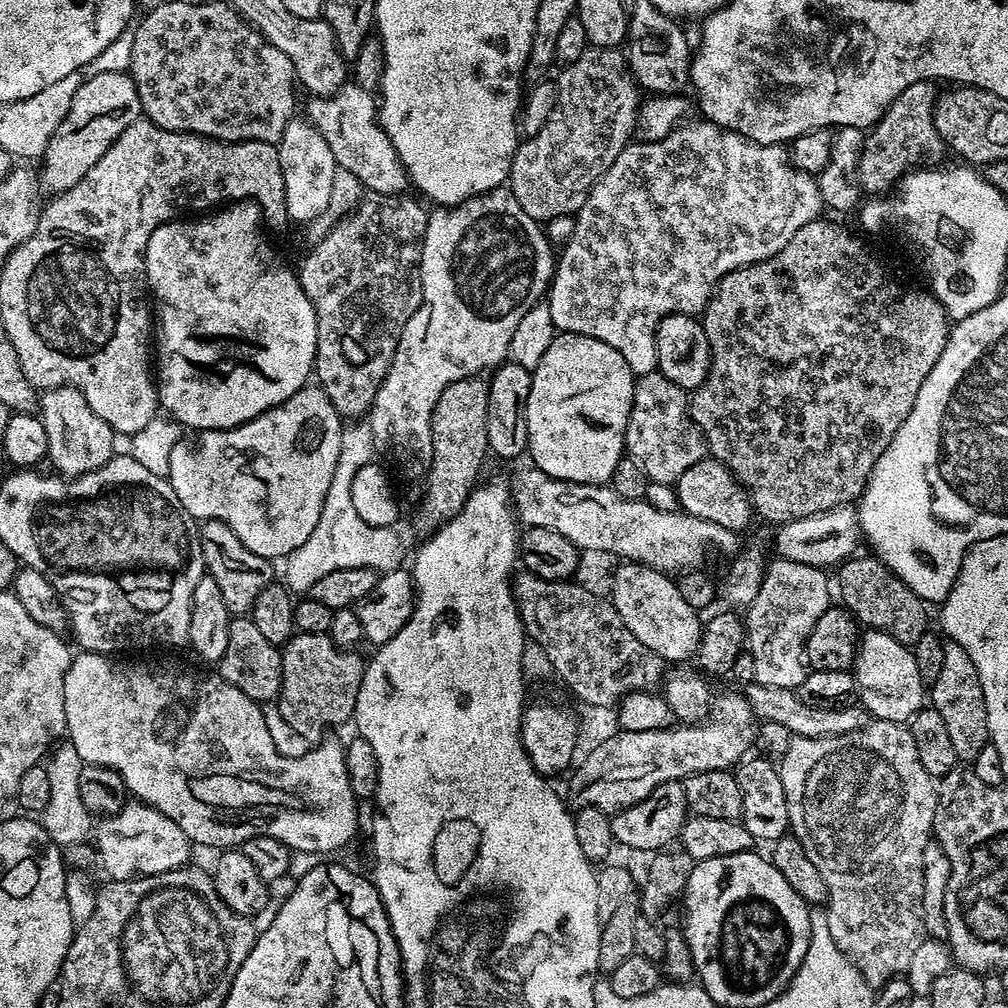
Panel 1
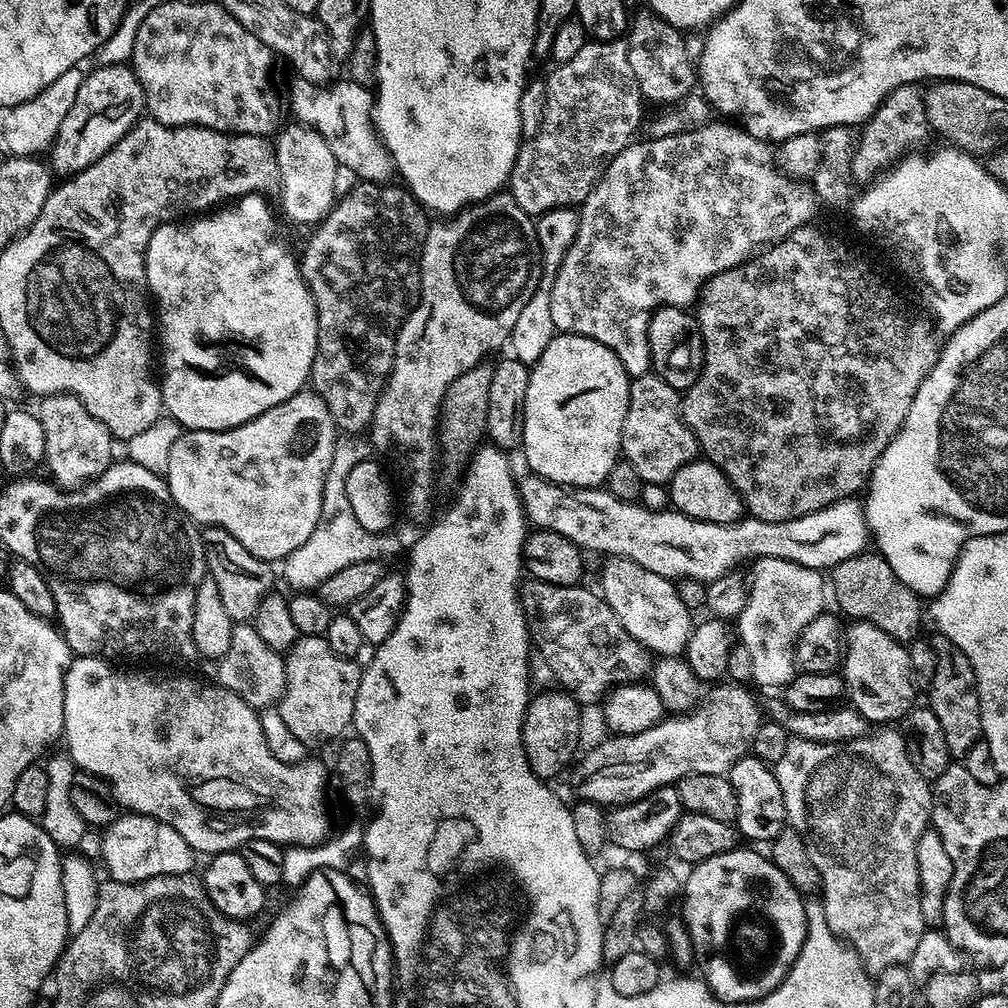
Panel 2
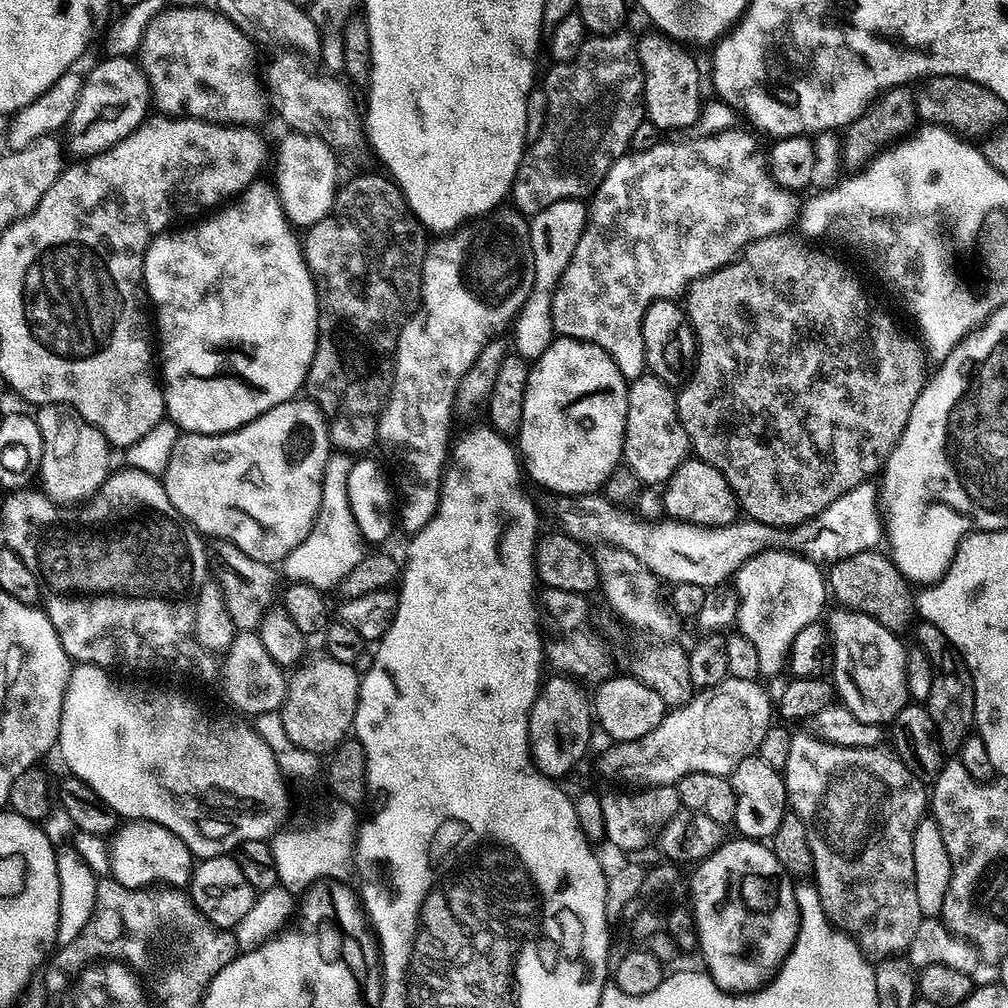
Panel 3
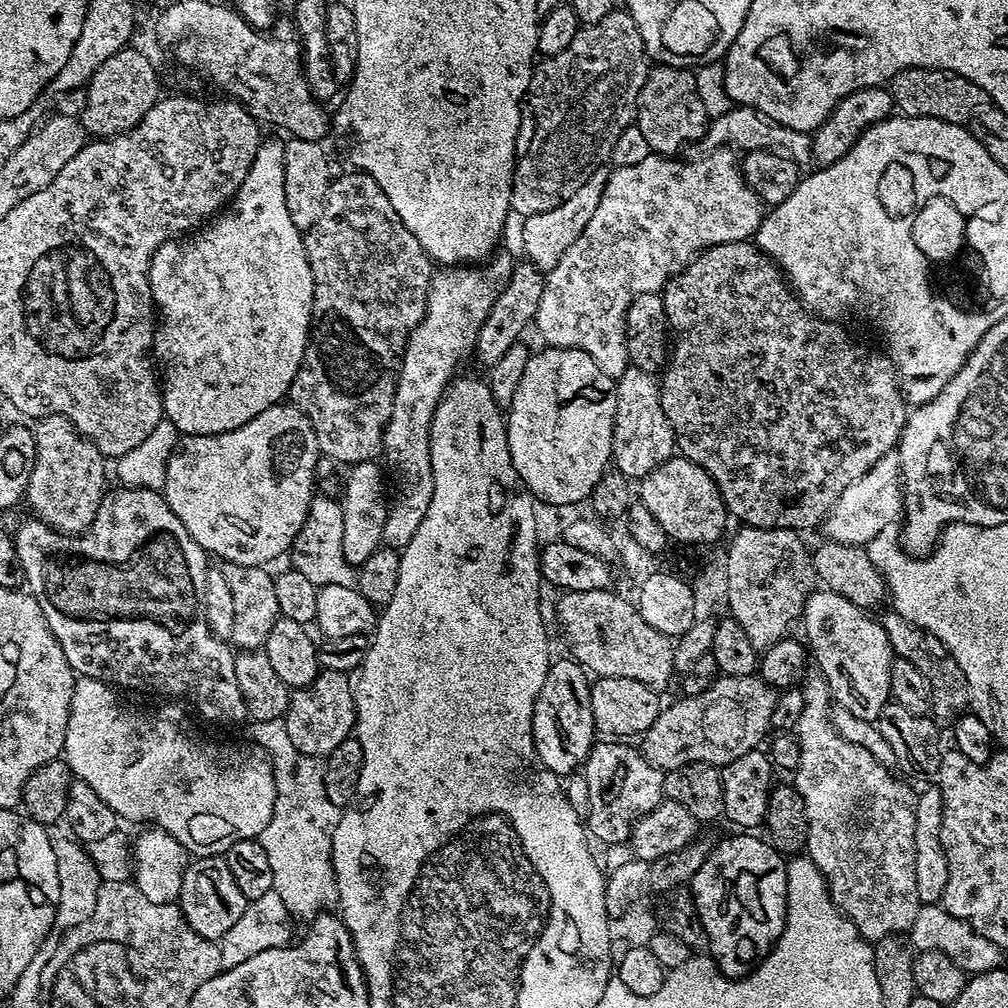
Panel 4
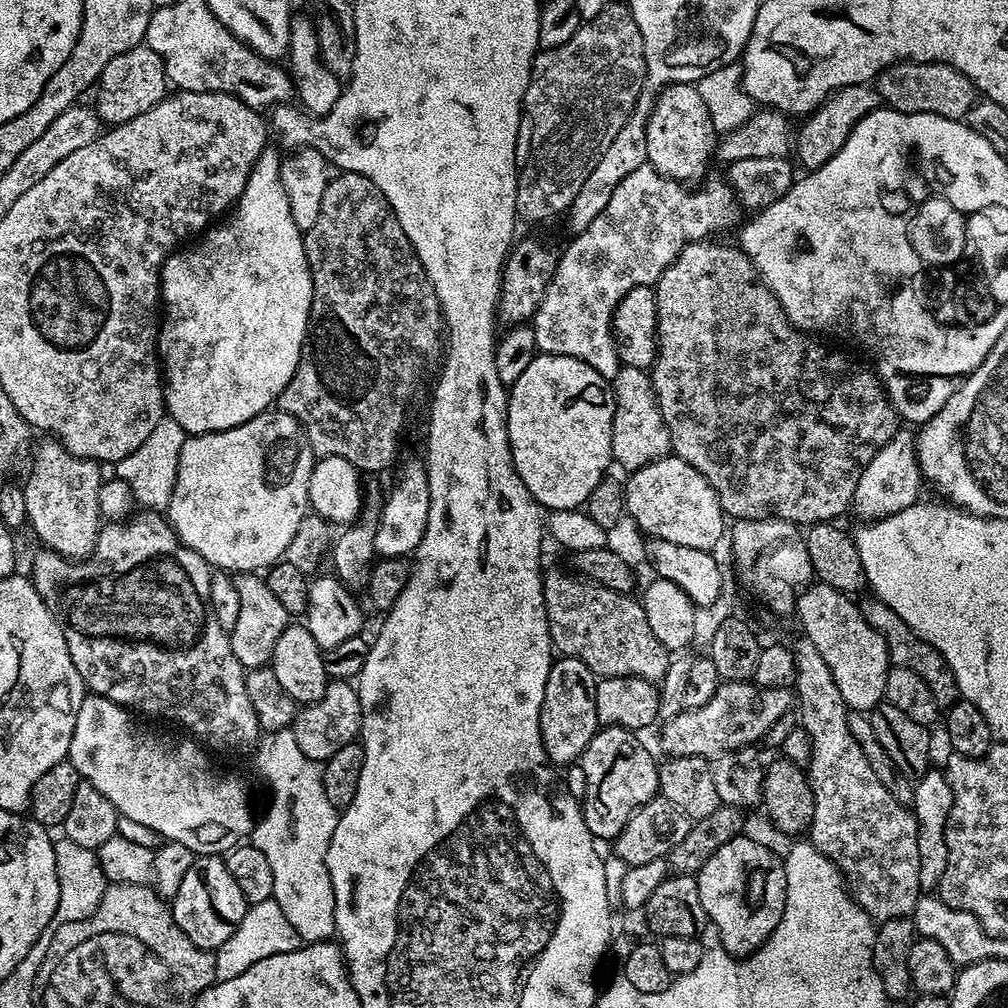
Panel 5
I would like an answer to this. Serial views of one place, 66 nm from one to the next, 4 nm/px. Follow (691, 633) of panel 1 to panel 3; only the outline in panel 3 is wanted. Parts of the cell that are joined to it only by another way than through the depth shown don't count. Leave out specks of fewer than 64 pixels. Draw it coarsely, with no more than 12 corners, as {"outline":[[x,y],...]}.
{"outline":[[597,543],[598,588],[628,623],[660,638],[672,620],[659,579],[634,554]]}

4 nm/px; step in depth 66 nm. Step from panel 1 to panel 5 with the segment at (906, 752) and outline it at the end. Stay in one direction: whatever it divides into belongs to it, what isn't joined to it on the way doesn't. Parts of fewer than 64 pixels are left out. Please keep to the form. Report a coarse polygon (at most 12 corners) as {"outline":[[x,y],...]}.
{"outline":[[814,642],[810,734],[810,843],[871,920],[911,917],[916,817],[878,782]]}

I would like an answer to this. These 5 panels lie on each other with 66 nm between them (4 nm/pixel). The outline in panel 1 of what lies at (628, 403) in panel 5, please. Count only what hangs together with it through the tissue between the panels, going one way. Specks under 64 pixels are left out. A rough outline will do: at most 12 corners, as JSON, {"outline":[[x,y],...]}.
{"outline":[[658,370],[637,379],[627,459],[675,485],[705,459],[689,393]]}

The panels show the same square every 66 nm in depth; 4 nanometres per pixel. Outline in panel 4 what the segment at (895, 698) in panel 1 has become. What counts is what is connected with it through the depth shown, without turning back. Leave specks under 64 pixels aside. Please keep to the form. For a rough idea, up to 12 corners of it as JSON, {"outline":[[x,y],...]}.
{"outline":[[842,594],[804,604],[807,647],[833,701],[875,722],[894,653]]}

